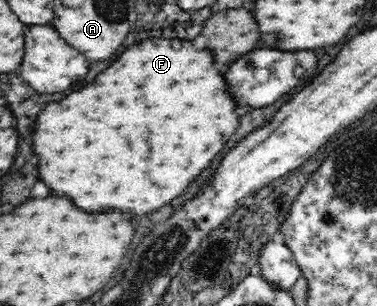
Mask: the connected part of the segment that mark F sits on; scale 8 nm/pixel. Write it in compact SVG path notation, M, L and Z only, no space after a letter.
M149 38L141 44L127 48L117 62L113 62L105 72L101 72L93 84L85 86L81 92L71 92L61 102L51 102L37 118L37 132L33 140L33 150L39 154L39 172L41 178L49 184L53 192L59 196L67 196L75 202L75 206L87 212L105 212L105 210L119 210L119 212L133 212L133 214L147 214L167 206L173 198L181 196L189 184L193 184L199 174L213 162L213 158L223 150L227 140L239 128L239 116L235 114L237 106L233 106L233 98L225 94L225 82L221 82L221 72L213 66L213 58L209 58L209 50L197 50L189 40L179 40L179 48L173 46L175 40L157 40Z

